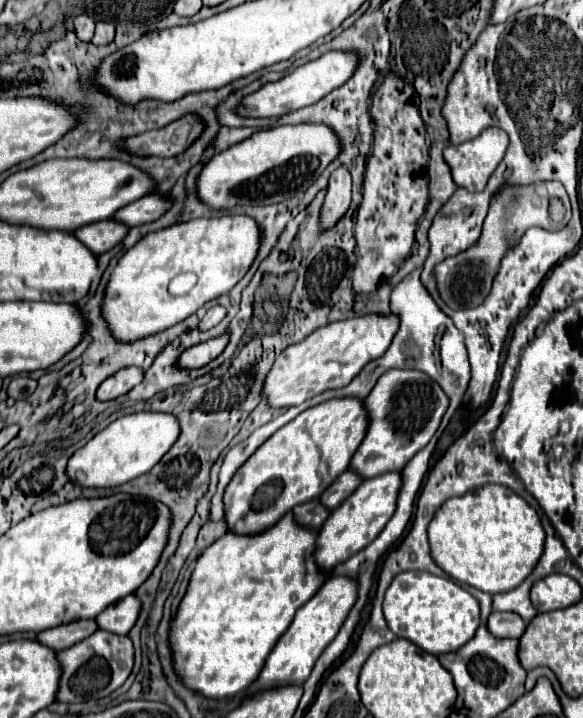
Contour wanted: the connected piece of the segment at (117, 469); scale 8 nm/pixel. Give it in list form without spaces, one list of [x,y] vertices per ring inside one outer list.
[[[141,411],[141,413],[125,415],[113,421],[111,425],[107,425],[103,431],[99,431],[85,447],[77,449],[67,463],[65,475],[75,485],[87,489],[119,487],[151,471],[151,467],[157,465],[161,457],[177,441],[177,435],[179,435],[179,421],[169,413]]]

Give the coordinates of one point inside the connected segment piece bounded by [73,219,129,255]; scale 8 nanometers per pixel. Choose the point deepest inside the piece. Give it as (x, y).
(101, 236)

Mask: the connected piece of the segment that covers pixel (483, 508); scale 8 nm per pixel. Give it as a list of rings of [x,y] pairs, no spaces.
[[[485,485],[461,497],[447,499],[433,515],[427,535],[433,561],[449,577],[489,595],[517,587],[533,571],[545,541],[537,511],[503,485]]]

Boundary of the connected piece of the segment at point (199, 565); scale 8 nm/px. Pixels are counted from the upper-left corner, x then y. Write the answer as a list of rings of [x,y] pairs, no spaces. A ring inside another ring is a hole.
[[[289,513],[261,535],[245,537],[225,533],[199,555],[187,591],[169,623],[173,669],[187,689],[207,699],[229,699],[245,691],[257,679],[277,639],[291,625],[295,611],[305,605],[327,579],[313,561],[315,539],[317,531],[297,525]]]

